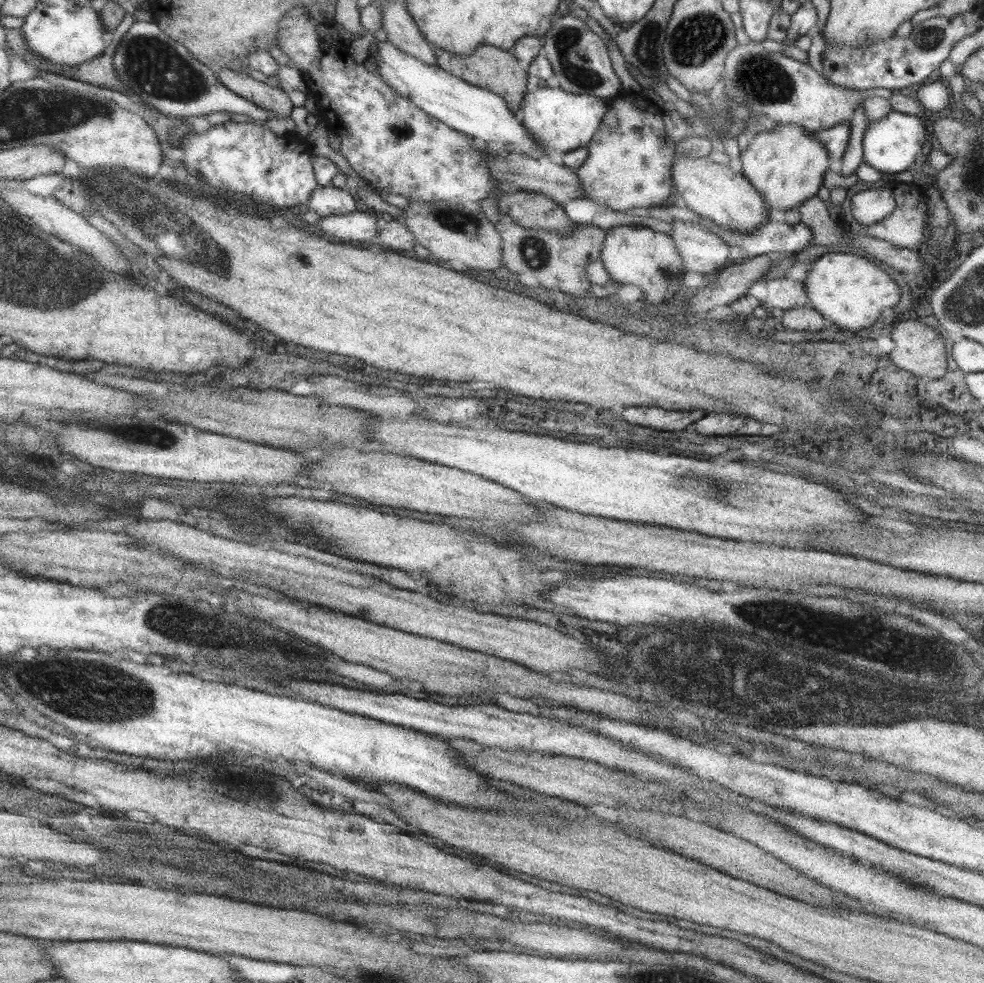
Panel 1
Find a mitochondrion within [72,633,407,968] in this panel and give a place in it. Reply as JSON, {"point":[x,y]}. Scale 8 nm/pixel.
{"point":[309,656]}

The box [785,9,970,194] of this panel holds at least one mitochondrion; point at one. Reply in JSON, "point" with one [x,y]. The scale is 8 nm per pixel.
{"point":[928,38]}

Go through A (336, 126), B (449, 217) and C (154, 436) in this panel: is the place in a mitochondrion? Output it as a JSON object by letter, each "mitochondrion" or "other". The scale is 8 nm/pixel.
{"A":"other","B":"mitochondrion","C":"mitochondrion"}

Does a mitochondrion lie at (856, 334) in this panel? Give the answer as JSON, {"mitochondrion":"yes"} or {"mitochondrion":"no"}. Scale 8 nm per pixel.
{"mitochondrion":"no"}

